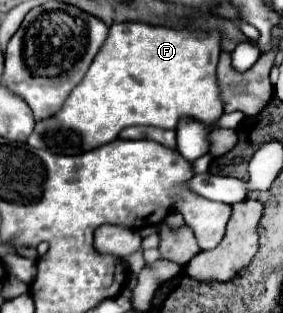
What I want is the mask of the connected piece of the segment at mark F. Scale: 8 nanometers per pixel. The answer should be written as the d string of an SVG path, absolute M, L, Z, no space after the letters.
M117 23L109 29L109 35L95 55L83 81L71 91L63 107L55 117L37 121L35 131L29 135L27 143L35 149L47 149L57 155L79 155L101 147L121 133L121 129L135 125L177 129L179 119L189 117L203 125L215 125L223 115L223 105L219 99L219 87L215 79L215 67L221 53L219 35L199 33L199 31L177 31L167 27L153 27L145 23Z

